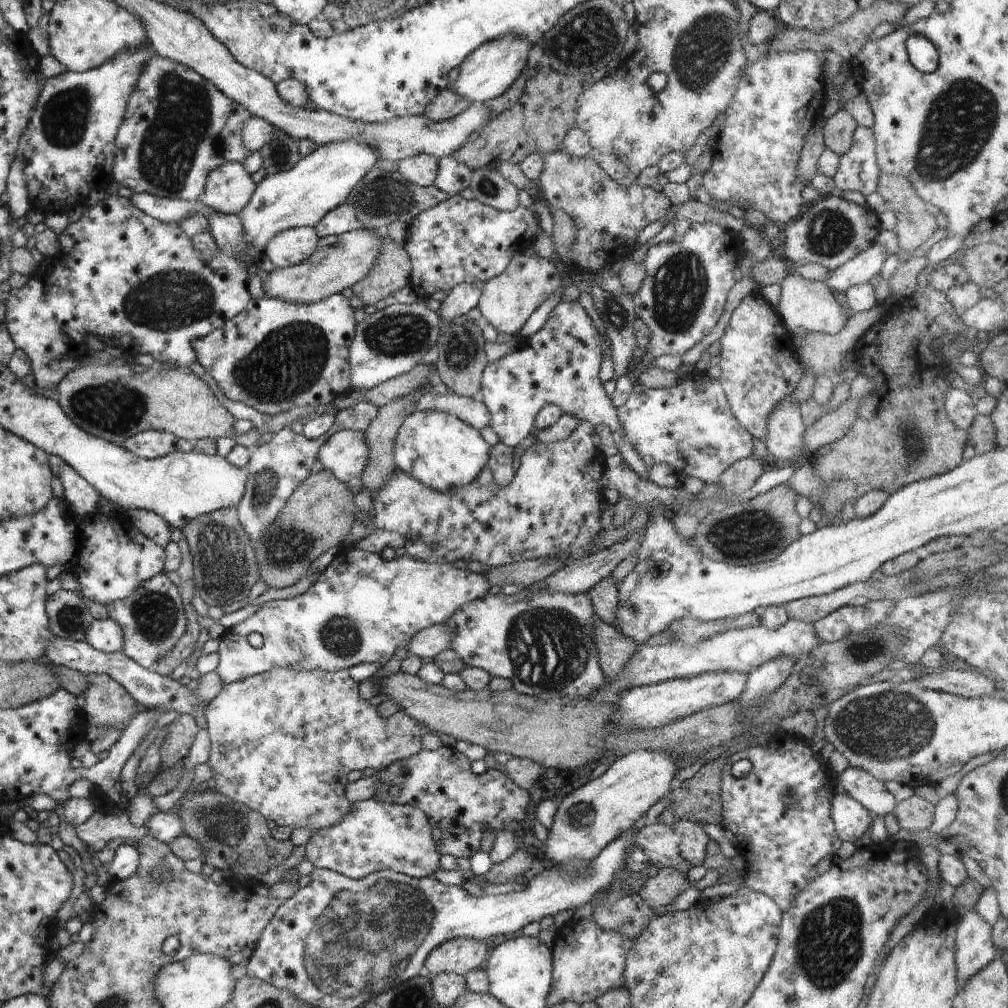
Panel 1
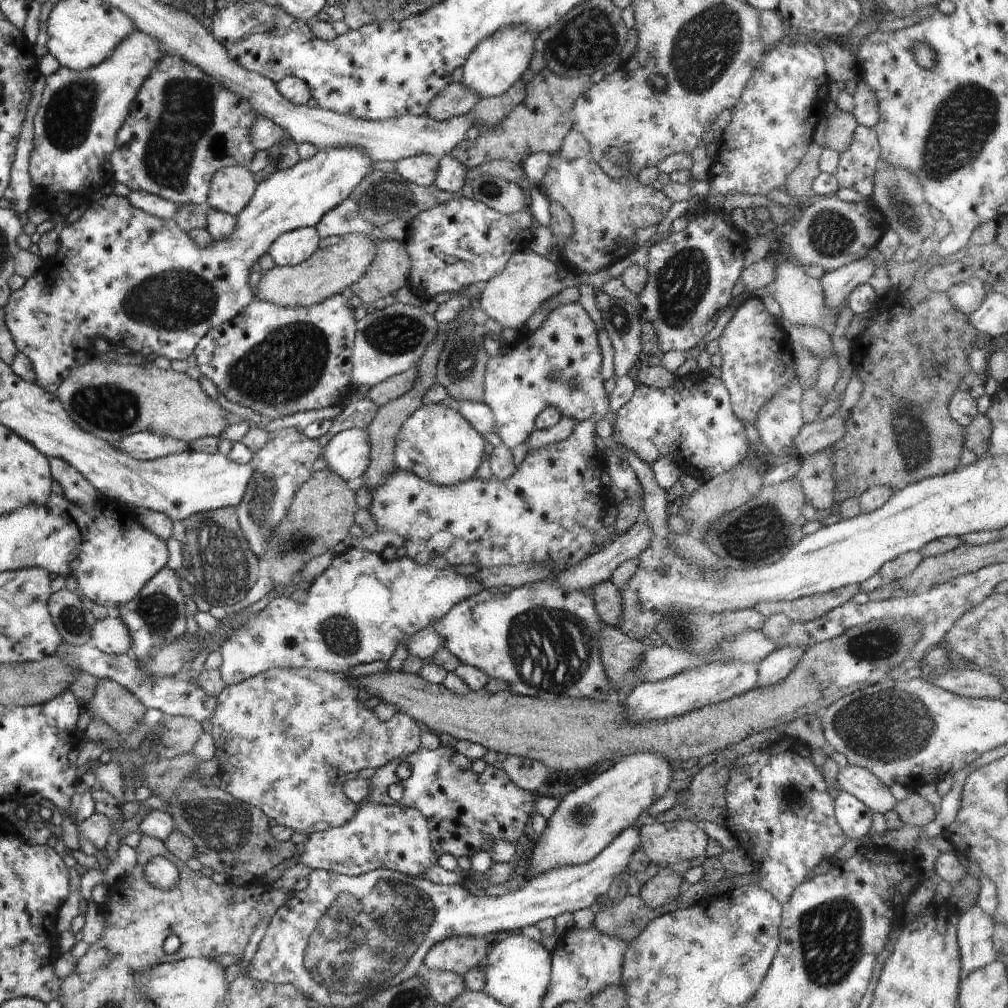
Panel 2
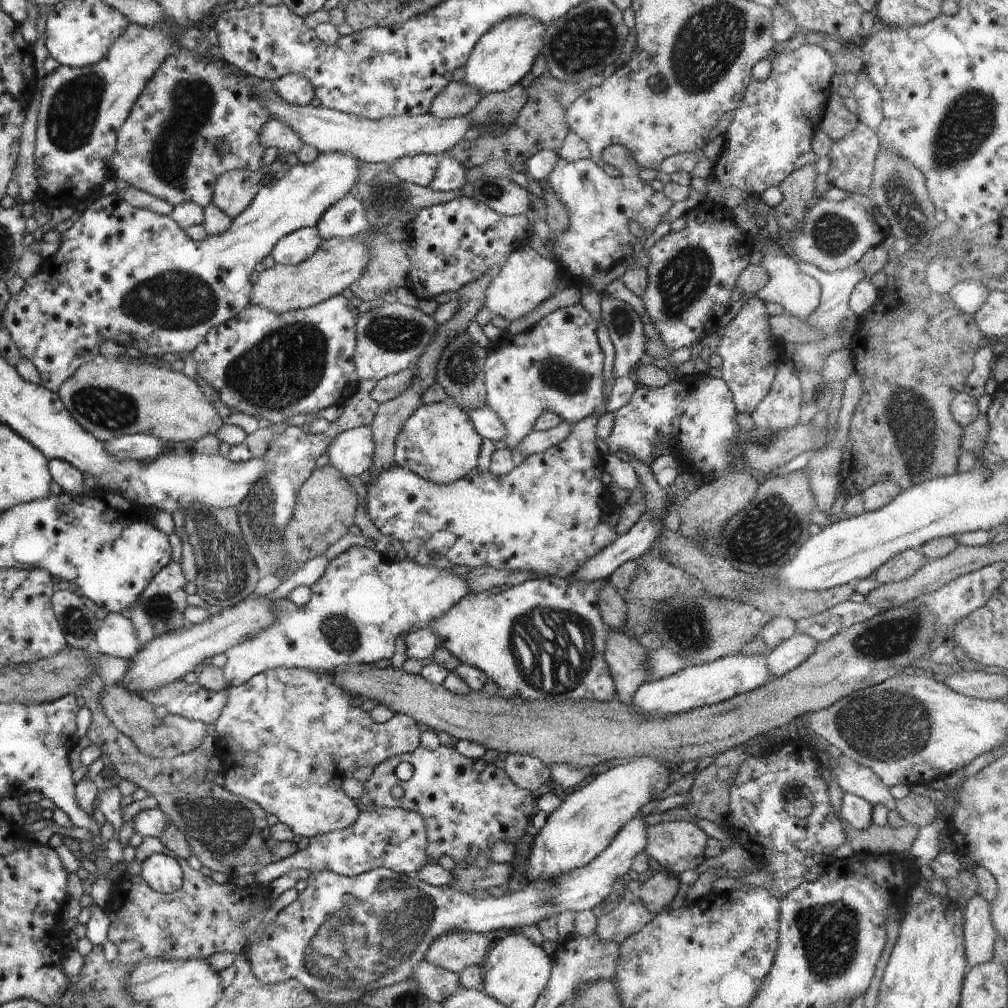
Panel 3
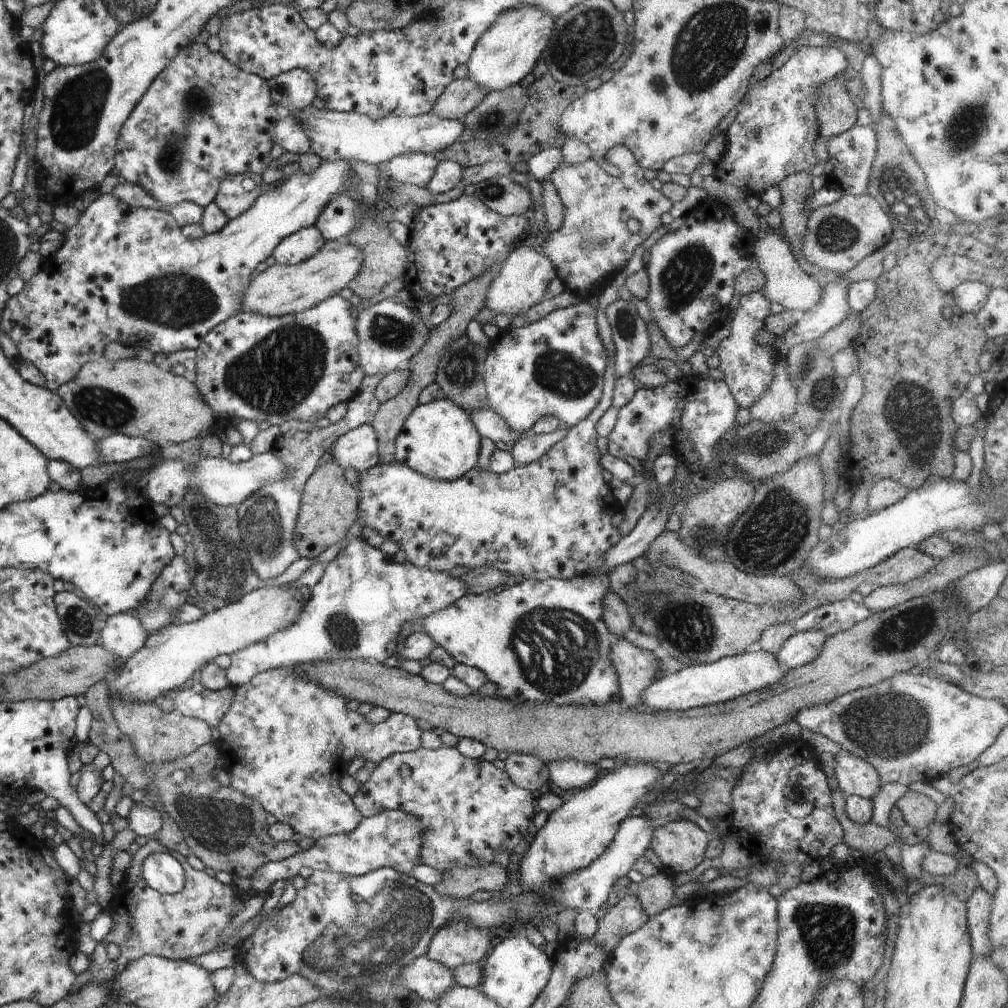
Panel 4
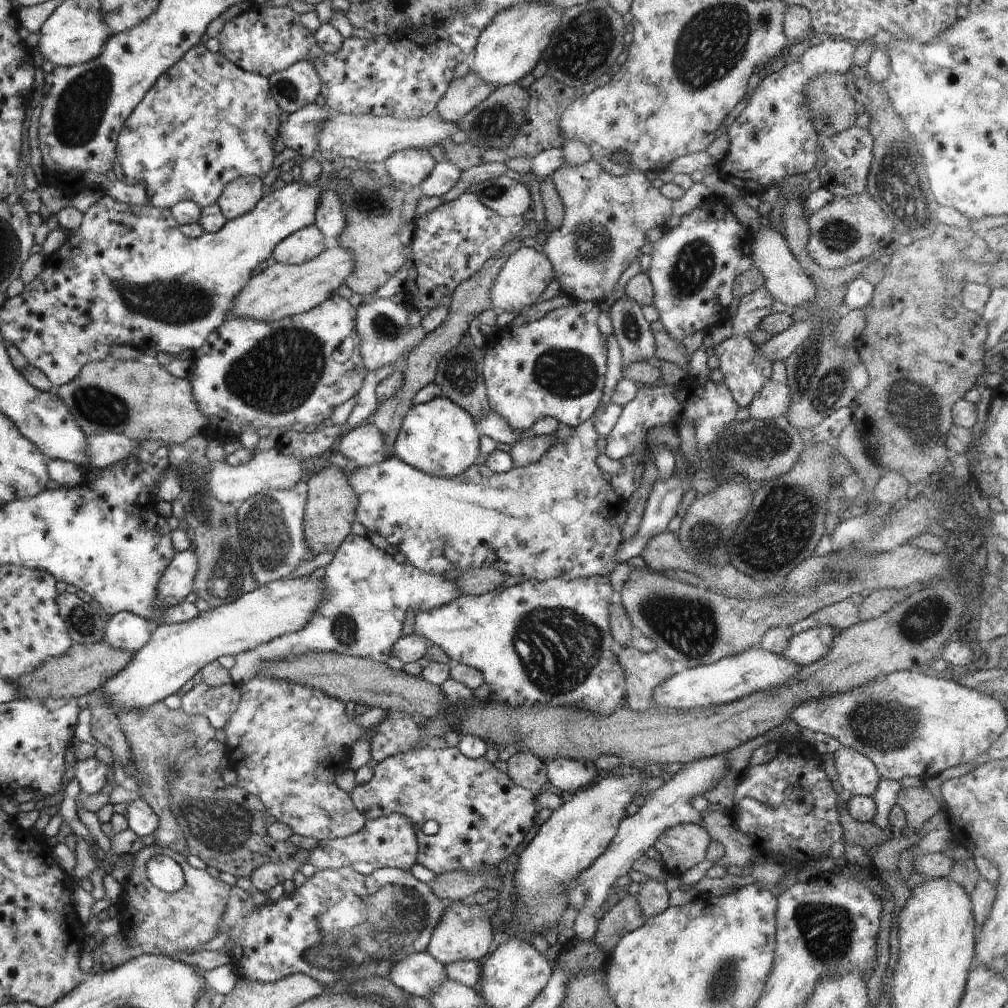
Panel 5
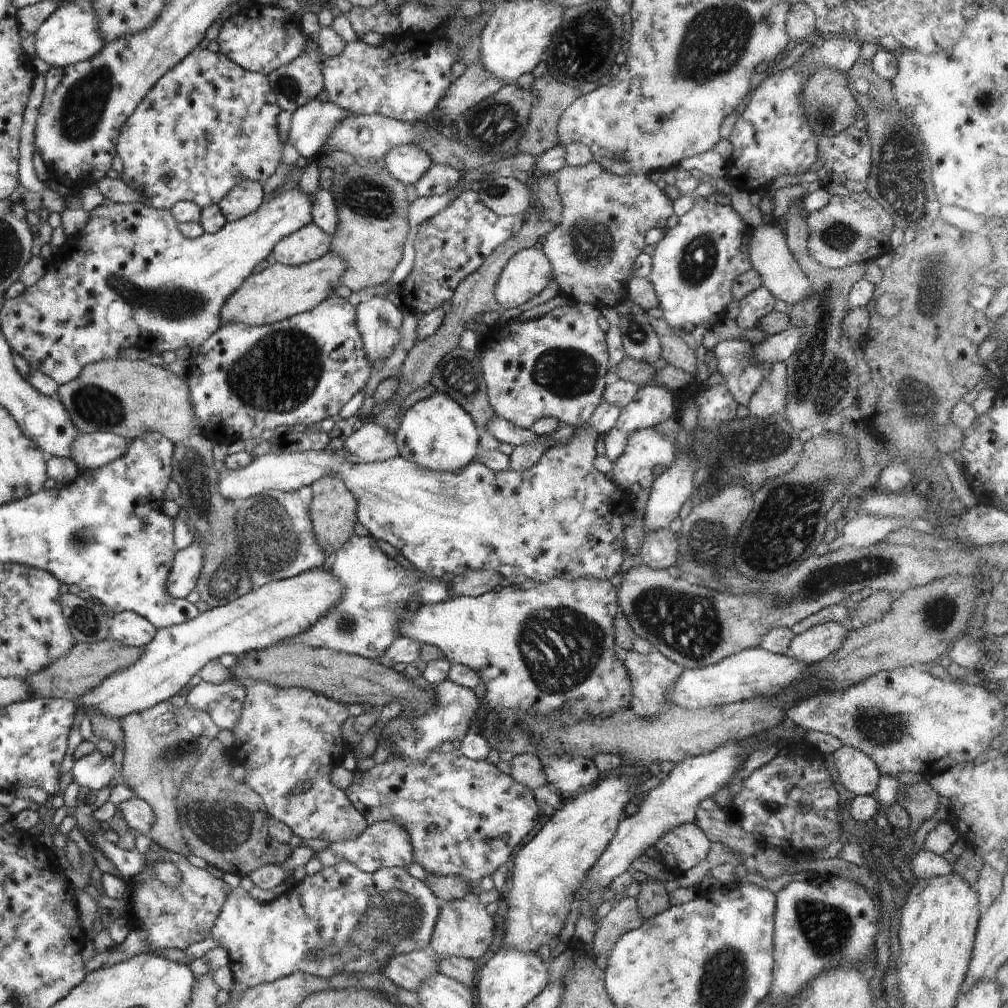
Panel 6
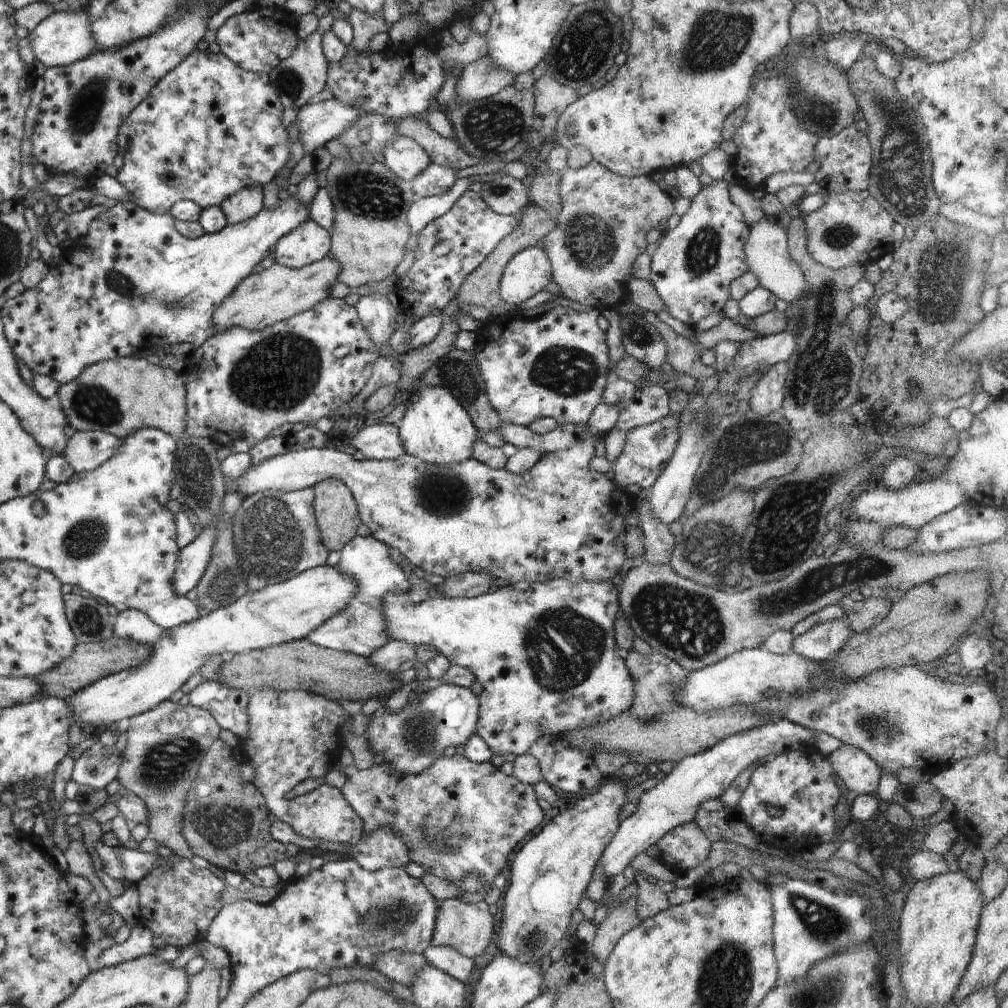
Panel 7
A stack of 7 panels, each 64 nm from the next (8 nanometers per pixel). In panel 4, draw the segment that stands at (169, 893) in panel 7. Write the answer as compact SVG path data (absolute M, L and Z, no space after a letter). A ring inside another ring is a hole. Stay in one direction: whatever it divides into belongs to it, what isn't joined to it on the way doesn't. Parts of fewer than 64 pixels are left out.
M152 837L133 854L128 874L116 886L109 901L108 909L114 923L113 929L98 942L93 953L89 955L91 963L86 972L85 983L112 981L112 978L118 976L131 962L146 955L186 961L205 952L228 946L234 947L237 952L240 950L242 942L238 940L237 934L231 941L224 942L222 938L224 929L240 910L240 904L250 898L249 894L238 890L232 883L221 883L205 871L194 869L180 853L175 854L175 857L185 870L184 888L173 895L162 894L148 886L143 877L142 863L149 854L164 852L165 846L162 846L156 837ZM109 944L116 944L120 948L120 956L115 961L107 958L106 949Z

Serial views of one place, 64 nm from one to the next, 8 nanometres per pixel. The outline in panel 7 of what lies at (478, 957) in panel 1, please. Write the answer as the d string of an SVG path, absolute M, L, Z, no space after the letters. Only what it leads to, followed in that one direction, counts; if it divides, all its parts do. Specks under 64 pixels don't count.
M447 899L439 904L431 946L446 946L458 950L462 956L474 959L484 952L491 942L492 916L488 912L486 902L465 902L459 899Z

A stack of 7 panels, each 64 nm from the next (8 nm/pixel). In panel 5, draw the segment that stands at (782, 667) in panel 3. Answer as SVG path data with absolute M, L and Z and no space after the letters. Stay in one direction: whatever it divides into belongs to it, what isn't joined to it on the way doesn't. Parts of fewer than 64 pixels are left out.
M823 626L795 634L781 655L800 666L812 664L828 654L838 632L834 627Z

